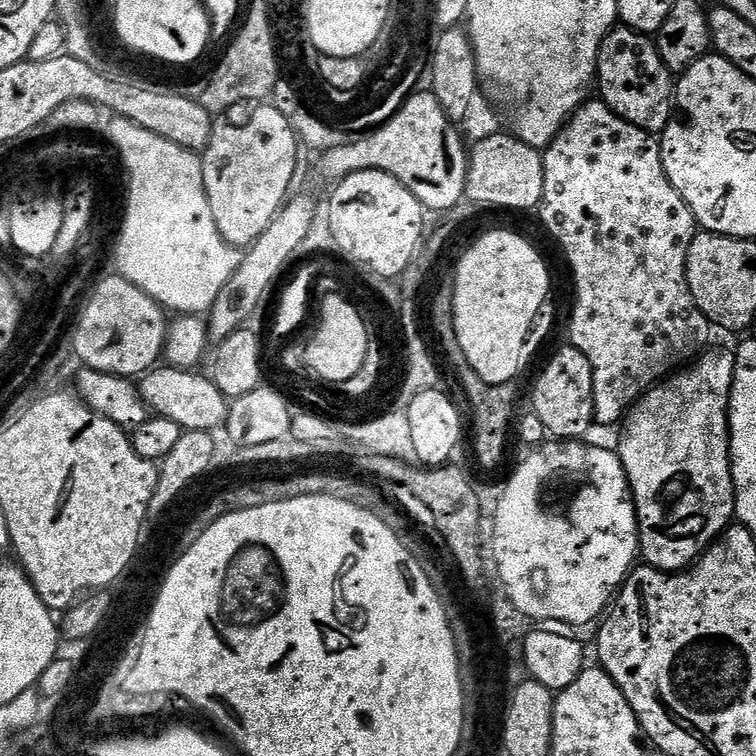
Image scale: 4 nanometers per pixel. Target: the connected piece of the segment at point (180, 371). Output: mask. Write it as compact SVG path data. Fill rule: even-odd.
M157 366L139 377L138 387L140 396L156 416L165 416L178 422L178 426L185 432L214 432L227 423L230 405L227 397L222 395L209 377L202 377L198 372L187 368Z

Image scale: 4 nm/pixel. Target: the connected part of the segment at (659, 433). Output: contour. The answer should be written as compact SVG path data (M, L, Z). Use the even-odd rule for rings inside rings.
M731 347L714 348L645 392L632 405L622 424L624 433L620 436L618 455L628 476L632 503L636 506L638 552L645 565L664 572L687 569L733 523L736 515L736 491L728 445L728 407L736 353Z

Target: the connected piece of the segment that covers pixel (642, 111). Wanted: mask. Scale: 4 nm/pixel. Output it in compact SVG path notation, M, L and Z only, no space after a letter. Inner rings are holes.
M623 26L613 28L600 47L596 74L599 99L614 114L647 132L663 133L674 115L674 74L662 62L651 35Z

